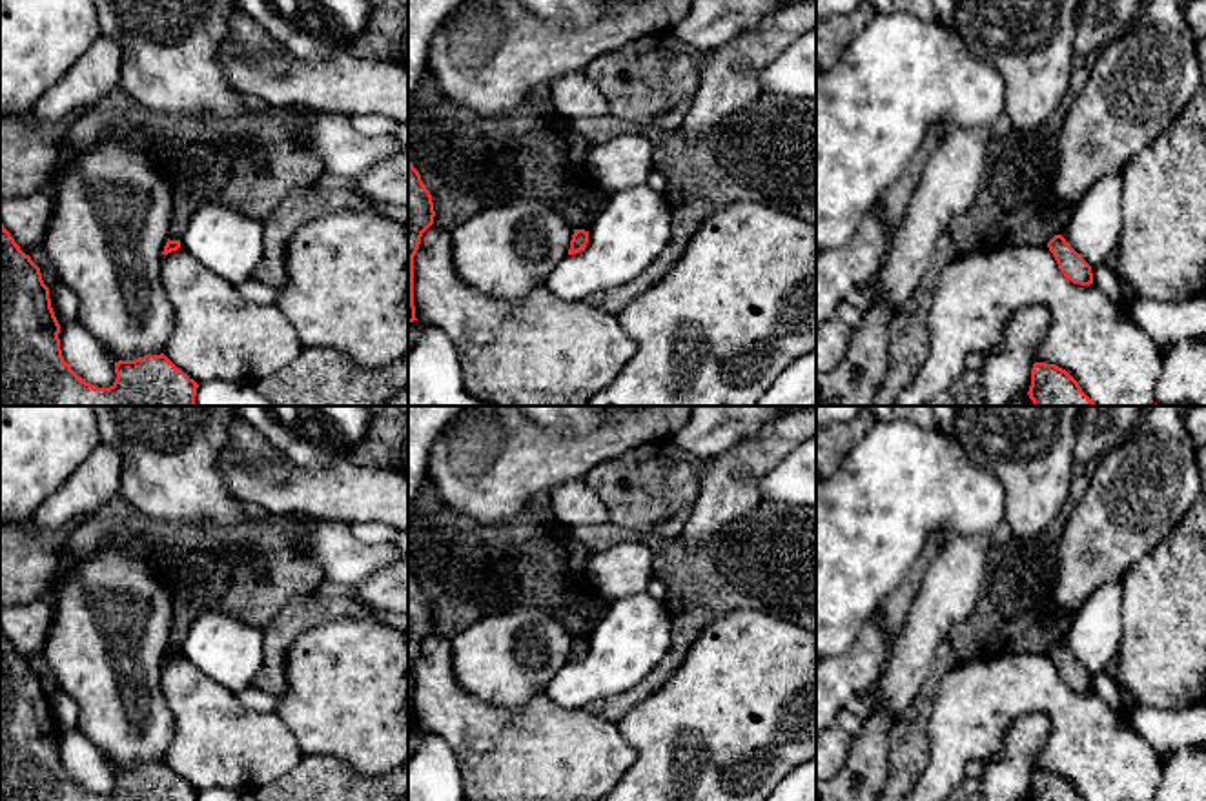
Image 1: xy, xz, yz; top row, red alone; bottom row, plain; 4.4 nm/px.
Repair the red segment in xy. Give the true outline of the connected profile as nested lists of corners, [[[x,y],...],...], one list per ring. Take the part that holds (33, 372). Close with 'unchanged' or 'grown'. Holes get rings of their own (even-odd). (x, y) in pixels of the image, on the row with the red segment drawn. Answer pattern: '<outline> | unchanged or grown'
[[[0,222],[0,406],[197,406],[199,384],[164,353],[115,362],[115,382],[98,388],[64,360],[58,333],[40,268]]] | unchanged

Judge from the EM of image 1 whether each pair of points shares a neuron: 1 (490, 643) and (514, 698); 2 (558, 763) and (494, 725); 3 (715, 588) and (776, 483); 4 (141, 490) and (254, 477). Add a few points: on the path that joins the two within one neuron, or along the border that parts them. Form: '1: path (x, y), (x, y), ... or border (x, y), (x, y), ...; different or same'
1: path (500, 656), (505, 661), (511, 685); same
2: path (541, 763), (532, 763), (511, 741); same
3: border (762, 499), (797, 506); different
4: border (228, 439), (219, 461), (219, 474), (241, 501); different

